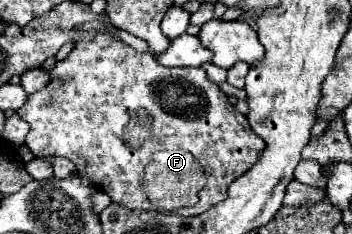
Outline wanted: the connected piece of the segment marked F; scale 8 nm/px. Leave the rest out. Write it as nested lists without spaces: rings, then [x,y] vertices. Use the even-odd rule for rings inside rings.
[[[106,35],[96,37],[96,41],[92,41],[92,43],[76,43],[76,47],[70,51],[70,55],[64,61],[56,61],[56,65],[48,71],[48,75],[50,75],[50,81],[46,83],[46,87],[42,87],[34,95],[28,95],[26,103],[16,111],[30,125],[30,133],[26,135],[26,145],[30,147],[34,157],[66,157],[66,159],[70,159],[76,165],[76,175],[88,177],[98,191],[104,191],[114,203],[118,203],[126,209],[154,209],[160,213],[178,213],[184,217],[200,215],[200,213],[208,211],[210,207],[214,207],[216,203],[226,199],[226,191],[228,191],[230,183],[236,181],[240,175],[244,175],[256,163],[256,159],[262,155],[262,151],[266,147],[264,139],[258,137],[254,133],[254,129],[250,127],[246,115],[238,113],[238,109],[228,103],[222,89],[206,77],[204,69],[164,67],[154,59],[152,53],[136,53],[126,43],[110,41]],[[132,109],[148,109],[148,113],[152,113],[152,137],[144,143],[146,149],[136,149],[136,153],[132,153],[132,149],[128,149],[128,145],[124,145],[124,141],[120,141],[120,129],[124,129],[124,121],[128,121],[128,113]]]

